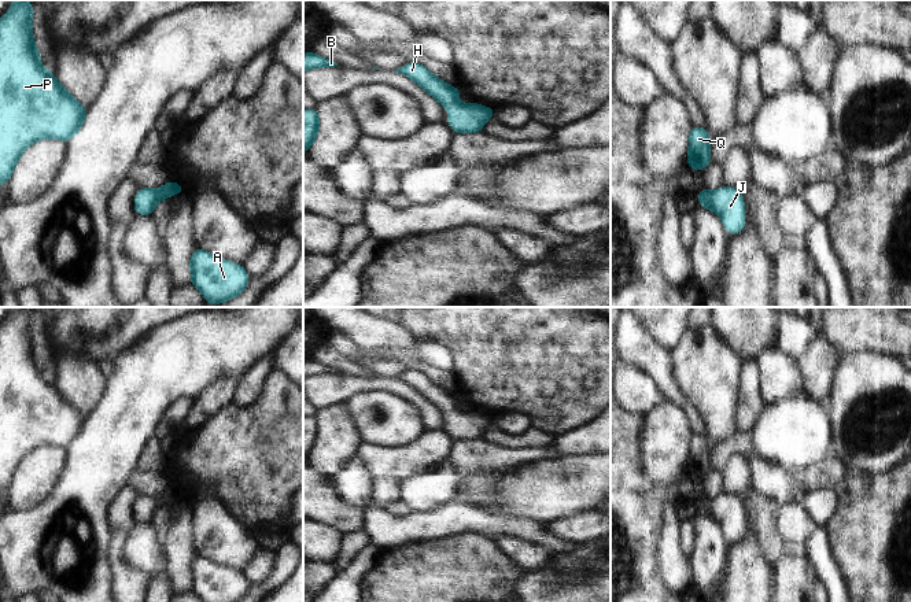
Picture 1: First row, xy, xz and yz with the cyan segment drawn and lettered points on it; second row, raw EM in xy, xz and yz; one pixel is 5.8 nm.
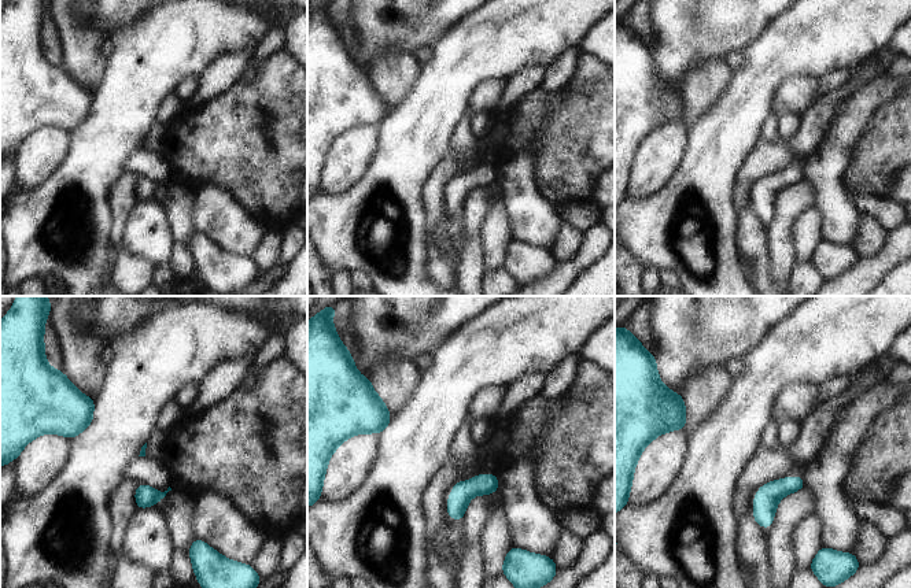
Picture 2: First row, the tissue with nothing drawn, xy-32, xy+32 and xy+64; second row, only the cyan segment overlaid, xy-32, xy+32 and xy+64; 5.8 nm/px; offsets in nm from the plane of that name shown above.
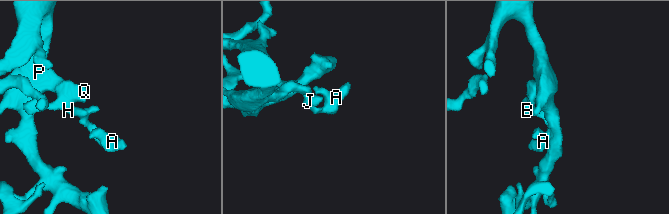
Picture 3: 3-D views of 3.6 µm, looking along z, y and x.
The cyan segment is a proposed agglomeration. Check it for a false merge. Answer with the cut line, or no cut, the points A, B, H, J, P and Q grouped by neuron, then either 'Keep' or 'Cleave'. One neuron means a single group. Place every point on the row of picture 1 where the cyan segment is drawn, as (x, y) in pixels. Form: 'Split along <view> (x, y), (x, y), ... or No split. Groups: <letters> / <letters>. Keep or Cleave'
No split. Groups: A B H J P Q. Keep.

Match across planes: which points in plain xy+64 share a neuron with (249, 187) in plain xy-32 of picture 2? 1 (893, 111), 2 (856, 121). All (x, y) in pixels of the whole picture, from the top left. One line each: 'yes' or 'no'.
1: yes
2: no

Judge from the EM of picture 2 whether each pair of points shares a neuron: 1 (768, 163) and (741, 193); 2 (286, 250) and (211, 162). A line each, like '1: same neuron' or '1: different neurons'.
1: same neuron
2: different neurons

